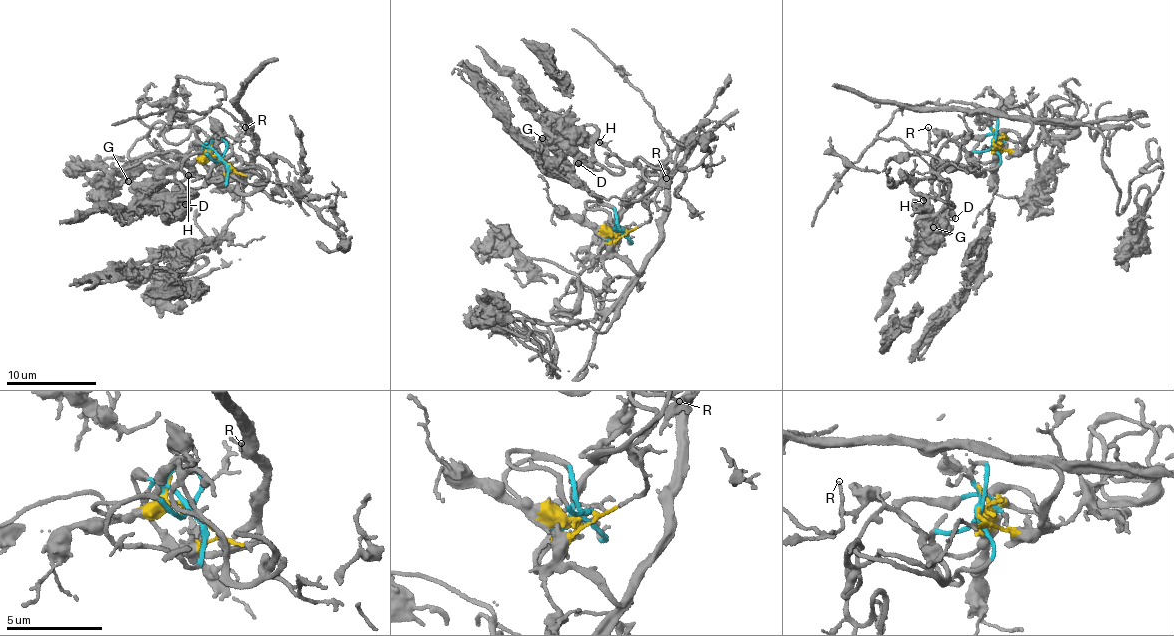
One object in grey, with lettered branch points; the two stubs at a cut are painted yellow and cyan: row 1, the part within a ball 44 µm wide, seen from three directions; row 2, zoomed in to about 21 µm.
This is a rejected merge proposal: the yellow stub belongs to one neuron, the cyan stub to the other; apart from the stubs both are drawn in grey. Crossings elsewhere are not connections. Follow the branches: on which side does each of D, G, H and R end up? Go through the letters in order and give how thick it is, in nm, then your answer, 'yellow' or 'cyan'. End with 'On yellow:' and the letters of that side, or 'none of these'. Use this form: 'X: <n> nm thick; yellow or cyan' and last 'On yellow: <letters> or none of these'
D: 150 nm thick; cyan
G: 300 nm thick; cyan
H: 170 nm thick; cyan
R: 120 nm thick; yellow
On yellow: R

